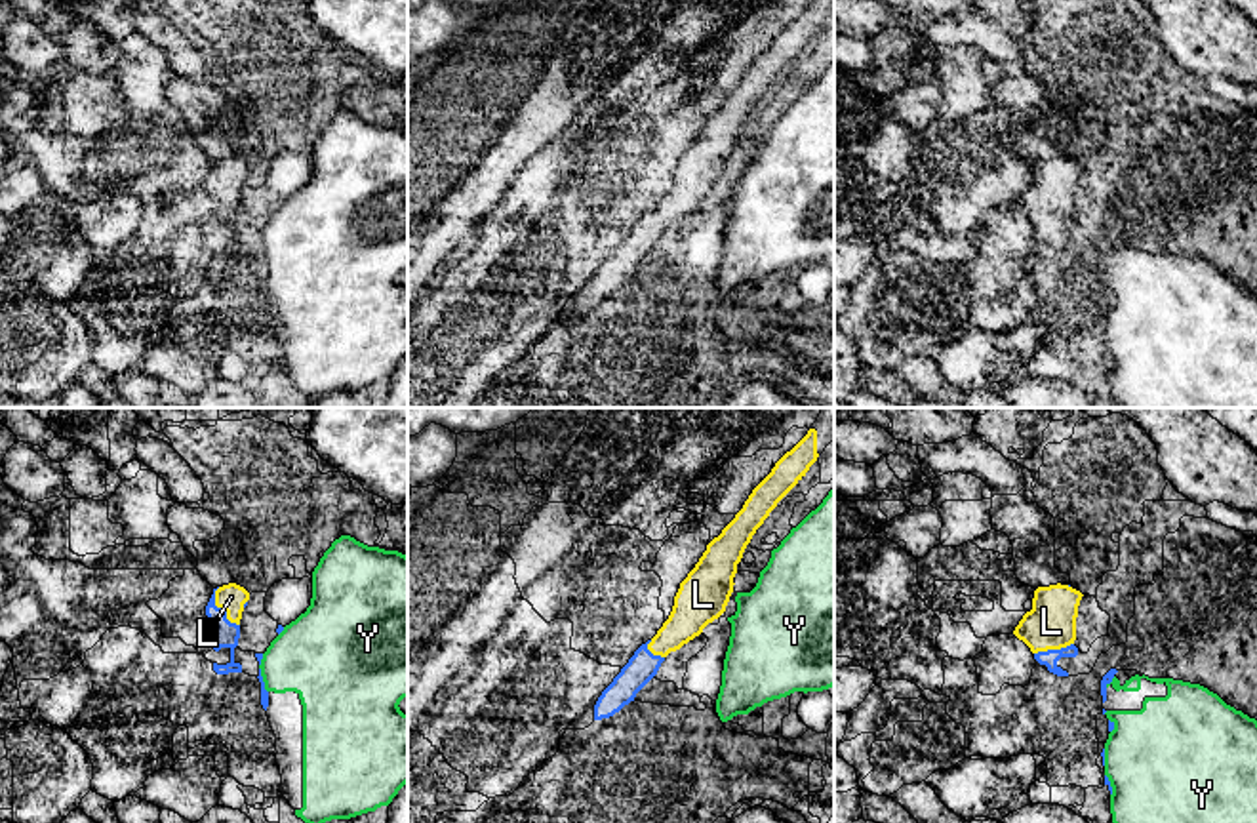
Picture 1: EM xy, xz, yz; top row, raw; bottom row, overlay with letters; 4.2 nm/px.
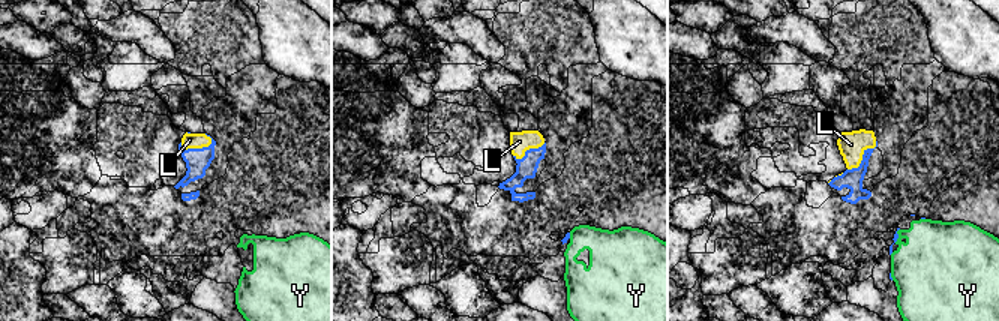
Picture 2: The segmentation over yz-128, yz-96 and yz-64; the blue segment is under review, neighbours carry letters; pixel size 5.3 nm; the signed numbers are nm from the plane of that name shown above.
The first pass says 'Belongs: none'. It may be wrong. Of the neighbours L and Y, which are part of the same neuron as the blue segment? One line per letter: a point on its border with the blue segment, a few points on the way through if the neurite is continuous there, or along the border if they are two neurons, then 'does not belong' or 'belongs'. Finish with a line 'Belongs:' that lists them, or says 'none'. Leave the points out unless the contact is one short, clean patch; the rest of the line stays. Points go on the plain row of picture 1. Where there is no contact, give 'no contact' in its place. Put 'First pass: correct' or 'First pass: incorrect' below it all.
L: meets blue in xy at (219, 181); belongs
Y: meets blue in yz at (1109, 256); does not belong
Belongs: L
First pass: incorrect

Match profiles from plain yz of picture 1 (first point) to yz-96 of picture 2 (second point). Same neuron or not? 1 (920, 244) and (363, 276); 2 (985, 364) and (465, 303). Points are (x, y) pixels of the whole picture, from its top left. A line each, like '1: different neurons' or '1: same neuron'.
1: different neurons
2: same neuron

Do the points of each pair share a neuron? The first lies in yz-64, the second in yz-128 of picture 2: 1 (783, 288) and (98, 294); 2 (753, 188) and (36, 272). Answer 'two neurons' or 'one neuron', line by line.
1: two neurons
2: two neurons

